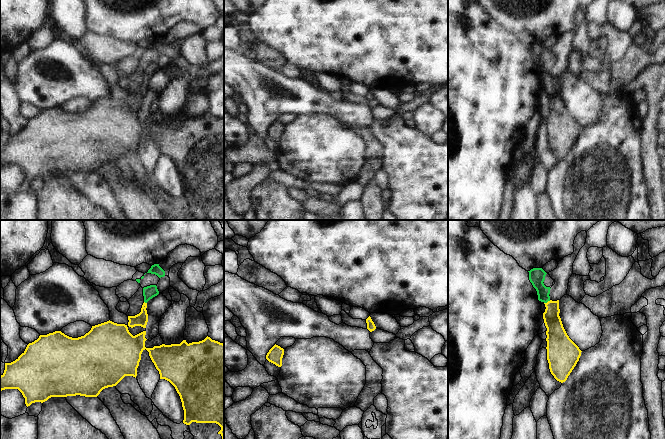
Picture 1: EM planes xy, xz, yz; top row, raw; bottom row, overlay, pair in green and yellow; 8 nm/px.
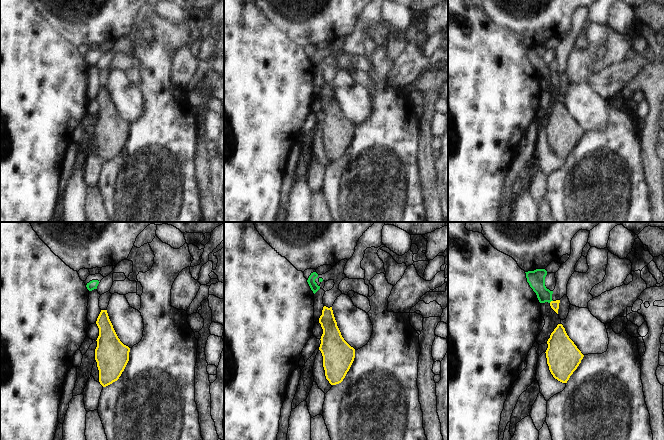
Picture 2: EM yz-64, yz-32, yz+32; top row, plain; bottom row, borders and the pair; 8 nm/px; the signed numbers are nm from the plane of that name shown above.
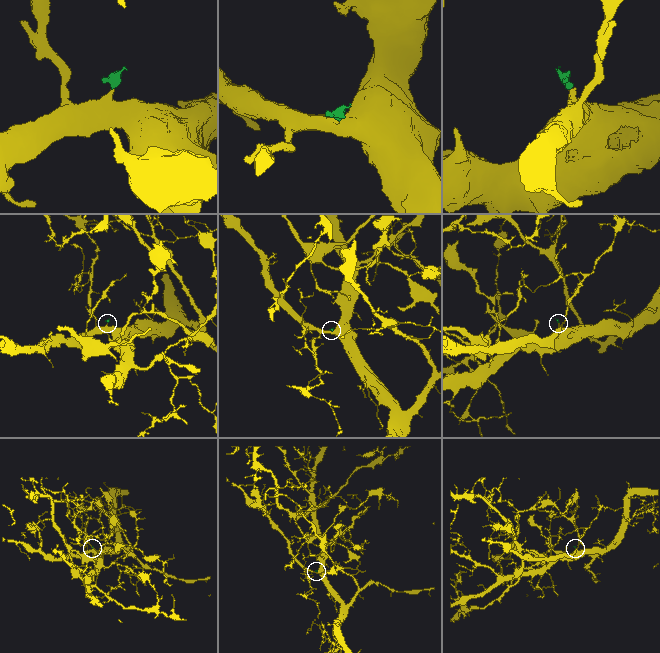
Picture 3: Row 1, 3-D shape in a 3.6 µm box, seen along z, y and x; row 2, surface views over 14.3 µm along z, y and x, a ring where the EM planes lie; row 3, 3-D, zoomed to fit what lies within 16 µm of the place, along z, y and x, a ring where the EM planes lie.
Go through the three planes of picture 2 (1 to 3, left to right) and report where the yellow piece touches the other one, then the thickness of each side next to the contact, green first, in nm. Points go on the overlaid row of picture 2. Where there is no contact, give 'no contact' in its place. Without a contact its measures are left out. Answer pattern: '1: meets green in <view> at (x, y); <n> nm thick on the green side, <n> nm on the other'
1: no contact
2: no contact
3: meets green in yz+32 at (550, 301); 140 nm thick on the green side, 70 nm on the other

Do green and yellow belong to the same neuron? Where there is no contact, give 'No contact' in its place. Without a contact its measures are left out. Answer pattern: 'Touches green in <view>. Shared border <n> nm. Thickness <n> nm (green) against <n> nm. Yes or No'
Touches green in yz. Shared border 60 nm. Thickness 130 nm (green) against 140 nm. Yes.

